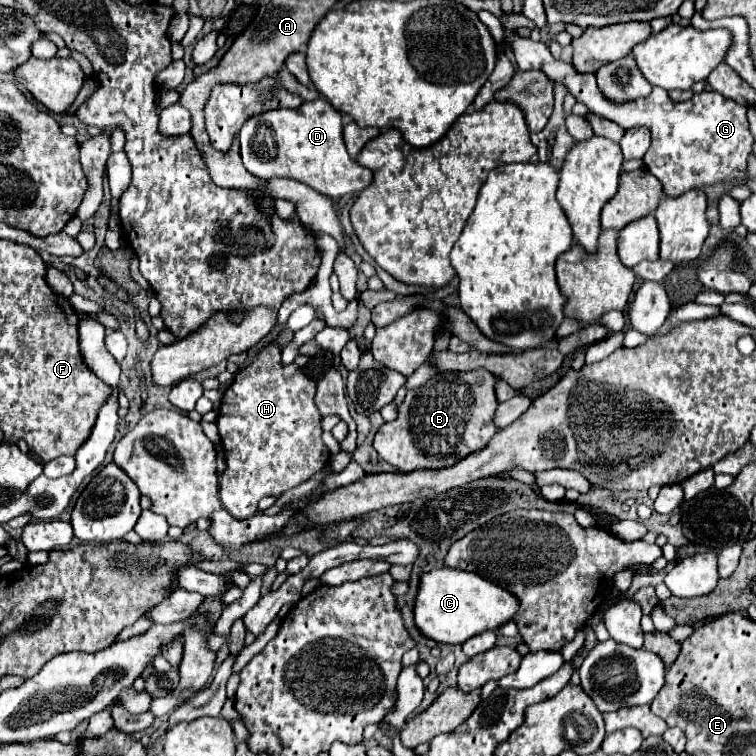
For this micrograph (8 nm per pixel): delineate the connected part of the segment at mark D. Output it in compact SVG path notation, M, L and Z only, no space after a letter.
M324 98L302 102L302 106L296 110L270 110L246 120L244 128L240 130L240 156L246 170L260 180L292 178L334 200L342 198L344 194L358 194L372 182L372 172L348 156L342 140L342 114Z

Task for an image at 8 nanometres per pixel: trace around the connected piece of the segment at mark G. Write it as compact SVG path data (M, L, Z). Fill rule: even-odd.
M506 32L506 40L514 50L520 70L542 70L552 82L566 86L576 102L582 102L594 114L614 120L622 128L648 128L652 144L642 160L648 172L662 182L666 196L680 196L692 188L742 184L748 180L746 158L752 152L754 136L748 130L746 106L724 98L714 90L694 94L688 102L672 102L668 92L662 88L654 88L646 98L636 98L634 102L624 102L618 106L600 92L594 74L578 74L572 64L552 58L546 44L520 38L514 32Z

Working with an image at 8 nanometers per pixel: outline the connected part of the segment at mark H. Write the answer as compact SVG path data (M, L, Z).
M270 342L260 348L254 362L246 368L240 368L234 376L234 382L222 396L218 430L226 452L226 470L220 480L220 502L234 518L250 518L258 510L258 502L264 496L280 496L282 492L296 488L306 482L310 476L320 472L332 458L330 450L322 442L320 412L316 408L316 382L308 378L302 368L282 364L280 344Z

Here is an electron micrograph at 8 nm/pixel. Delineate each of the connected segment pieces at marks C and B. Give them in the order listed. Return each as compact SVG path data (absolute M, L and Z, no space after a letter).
M444 566L422 574L414 618L416 626L428 638L440 644L462 644L480 632L500 628L514 618L518 608L518 598L514 598L506 588L484 580L474 572Z
M482 368L432 376L424 386L406 392L402 404L398 404L398 418L378 428L372 442L374 450L382 460L404 474L454 466L462 458L486 448L490 438L498 432L494 426L494 412L498 408L494 384L496 378Z

